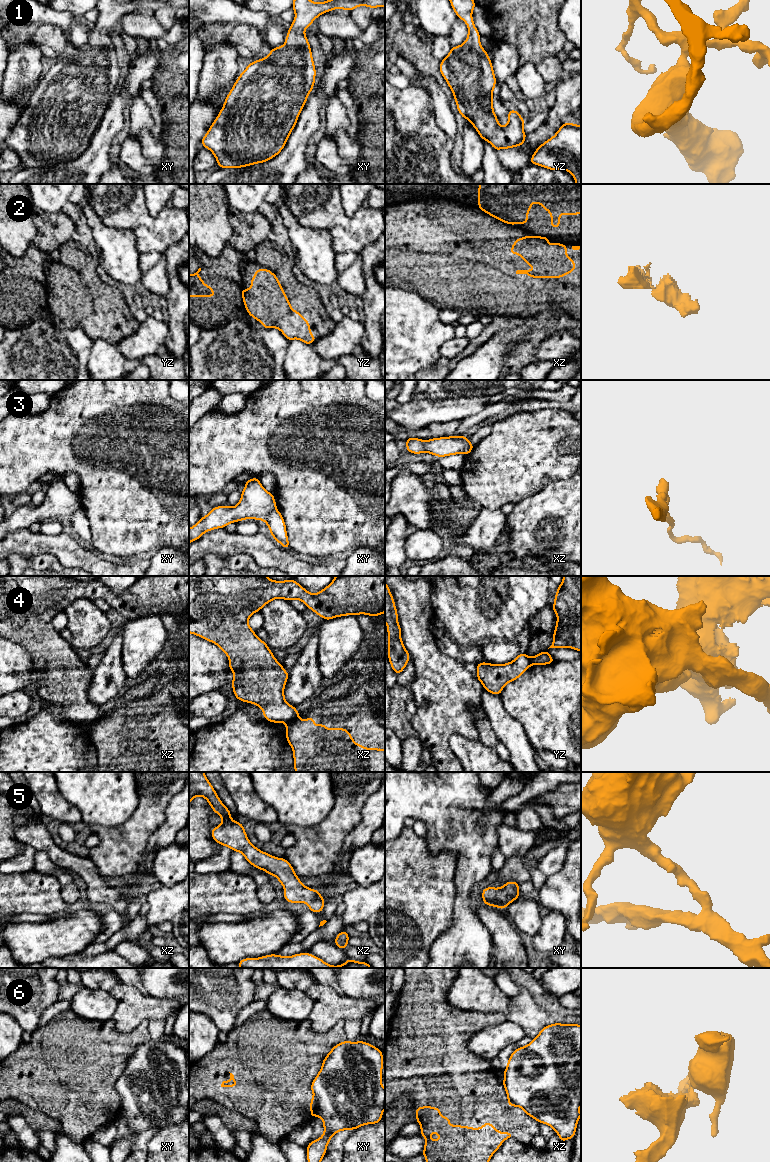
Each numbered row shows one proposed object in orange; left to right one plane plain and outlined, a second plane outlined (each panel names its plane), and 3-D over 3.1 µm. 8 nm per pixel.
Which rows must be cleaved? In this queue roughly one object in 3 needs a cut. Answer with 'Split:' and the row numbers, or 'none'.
Split: 2, 3, 4, 6

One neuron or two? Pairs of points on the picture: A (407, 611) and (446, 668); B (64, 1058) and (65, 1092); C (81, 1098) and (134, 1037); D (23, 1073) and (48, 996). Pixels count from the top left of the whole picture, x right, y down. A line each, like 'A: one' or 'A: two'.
A: one
B: one
C: one
D: two

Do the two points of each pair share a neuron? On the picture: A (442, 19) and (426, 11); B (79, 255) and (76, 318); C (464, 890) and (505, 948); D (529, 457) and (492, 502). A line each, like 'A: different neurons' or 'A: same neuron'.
A: same neuron
B: same neuron
C: different neurons
D: same neuron

